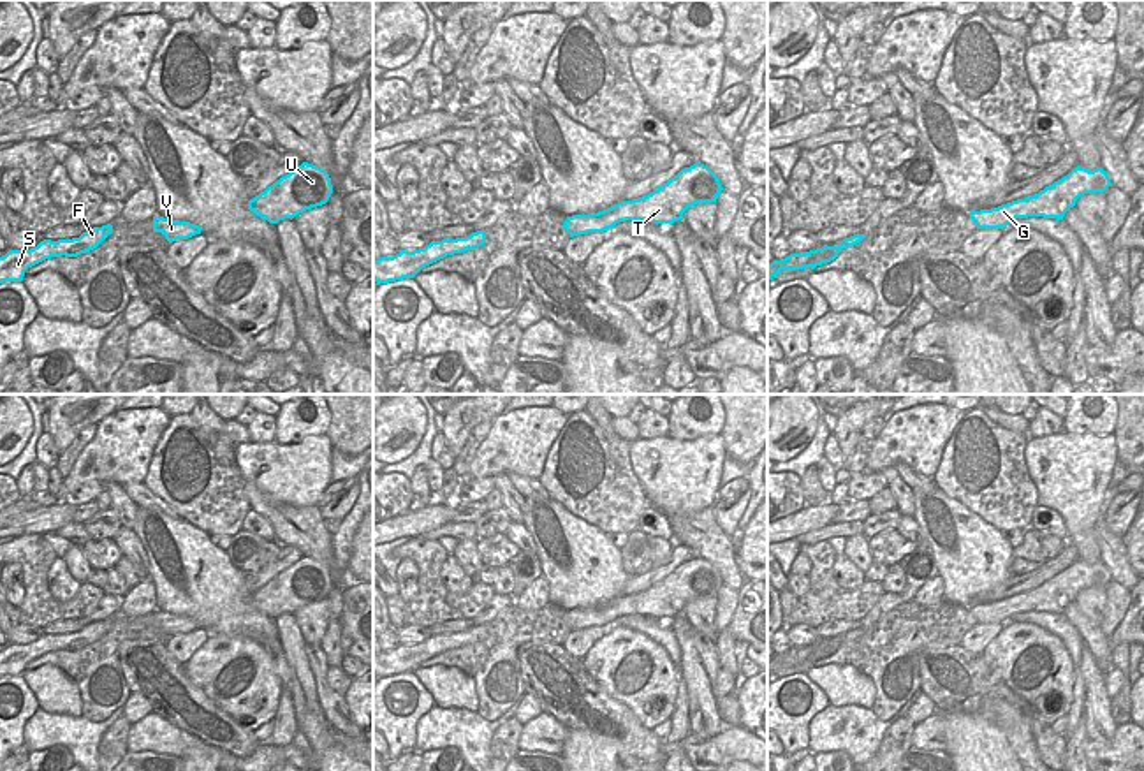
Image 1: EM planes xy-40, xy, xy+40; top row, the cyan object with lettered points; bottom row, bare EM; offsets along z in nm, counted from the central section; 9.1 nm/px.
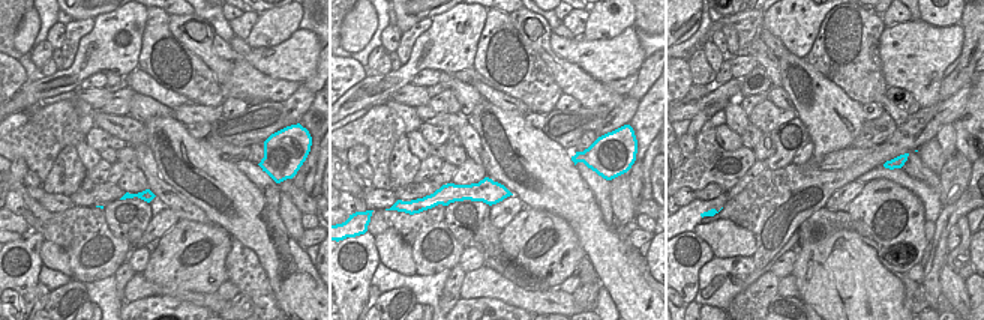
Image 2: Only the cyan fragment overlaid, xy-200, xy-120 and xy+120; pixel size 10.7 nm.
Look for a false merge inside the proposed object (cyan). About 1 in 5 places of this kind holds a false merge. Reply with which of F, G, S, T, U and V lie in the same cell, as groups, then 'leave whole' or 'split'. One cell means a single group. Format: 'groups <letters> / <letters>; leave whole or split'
groups F G S T U V; leave whole

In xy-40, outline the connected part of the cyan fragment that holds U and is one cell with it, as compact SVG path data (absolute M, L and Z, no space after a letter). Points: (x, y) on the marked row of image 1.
M303 162L276 183L248 201L248 209L269 224L294 218L299 213L322 206L329 201L333 185L329 174Z

